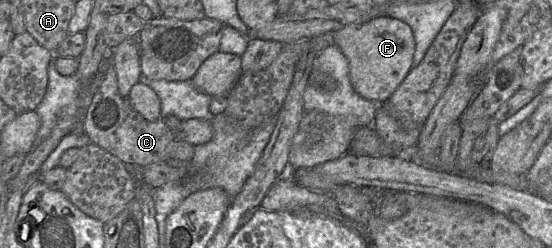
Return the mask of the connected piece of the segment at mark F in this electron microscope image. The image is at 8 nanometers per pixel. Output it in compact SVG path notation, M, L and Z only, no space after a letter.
M378 16L365 23L350 25L333 33L333 43L349 64L352 86L361 97L380 105L387 101L412 69L415 40L405 22Z

